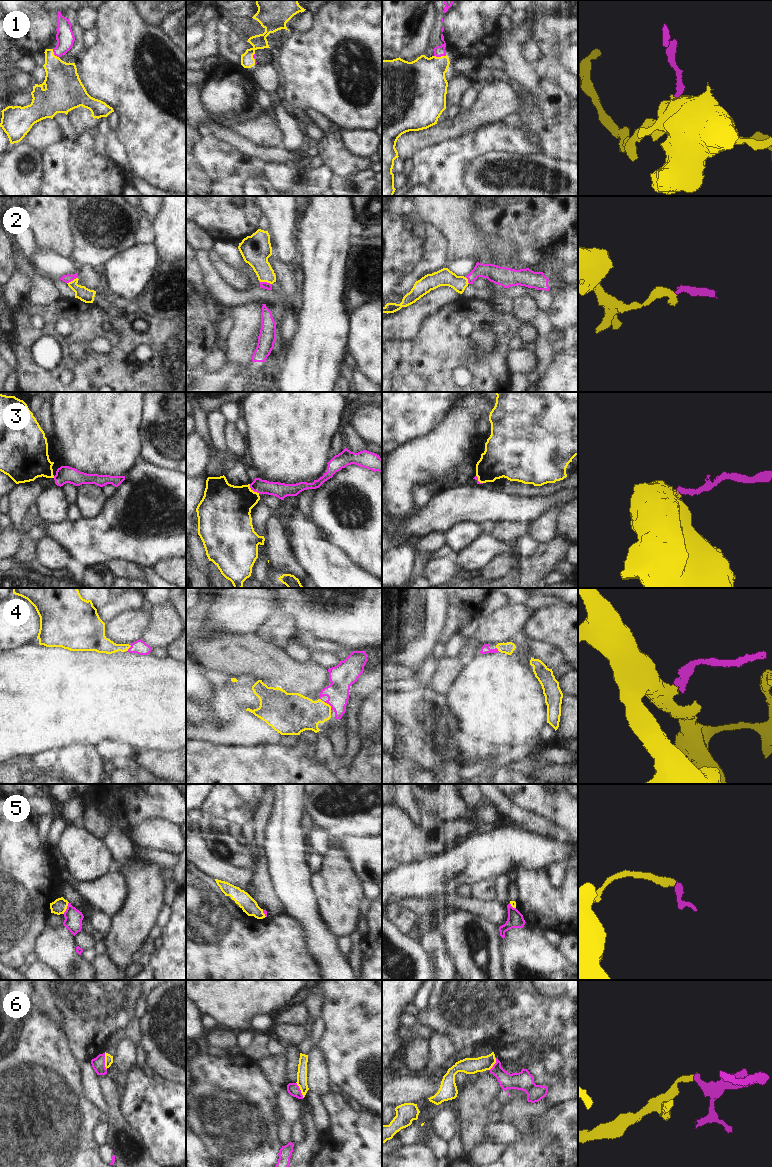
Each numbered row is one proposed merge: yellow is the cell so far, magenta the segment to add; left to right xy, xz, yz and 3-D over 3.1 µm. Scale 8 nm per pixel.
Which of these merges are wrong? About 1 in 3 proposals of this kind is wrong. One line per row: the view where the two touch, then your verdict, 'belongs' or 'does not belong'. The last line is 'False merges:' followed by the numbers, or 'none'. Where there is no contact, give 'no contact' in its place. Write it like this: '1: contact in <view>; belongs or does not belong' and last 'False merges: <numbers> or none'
1: contact in yz; belongs
2: contact in xz; belongs
3: contact in xz; does not belong
4: contact in xz; belongs
5: contact in xy; does not belong
6: contact in xy; does not belong
False merges: 3, 5, 6

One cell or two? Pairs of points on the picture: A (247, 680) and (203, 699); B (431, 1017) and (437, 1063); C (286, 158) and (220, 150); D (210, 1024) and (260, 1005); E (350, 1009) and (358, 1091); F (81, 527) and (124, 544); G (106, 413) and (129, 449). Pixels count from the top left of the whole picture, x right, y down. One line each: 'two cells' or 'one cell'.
A: two cells
B: two cells
C: two cells
D: two cells
E: one cell
F: one cell
G: one cell

